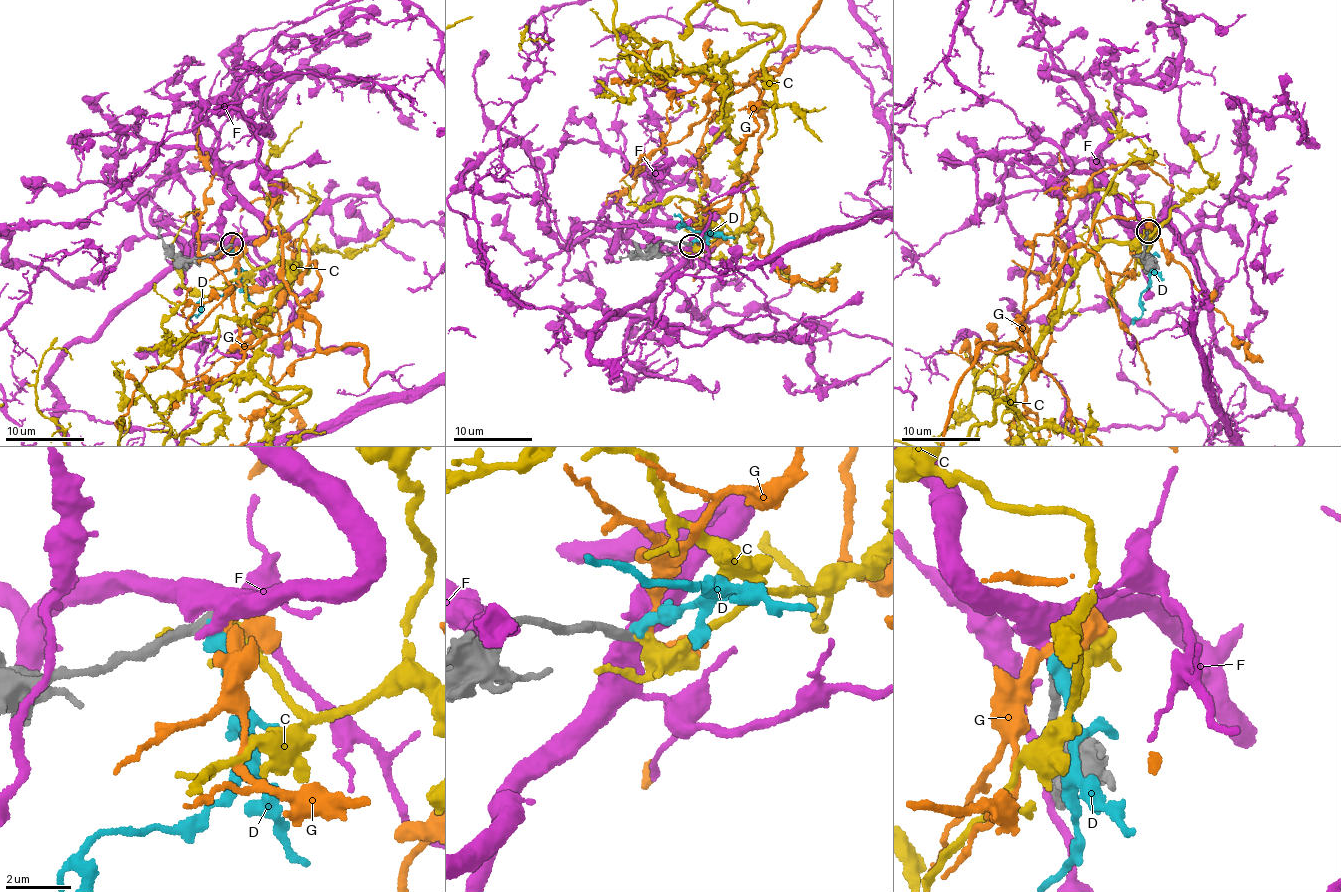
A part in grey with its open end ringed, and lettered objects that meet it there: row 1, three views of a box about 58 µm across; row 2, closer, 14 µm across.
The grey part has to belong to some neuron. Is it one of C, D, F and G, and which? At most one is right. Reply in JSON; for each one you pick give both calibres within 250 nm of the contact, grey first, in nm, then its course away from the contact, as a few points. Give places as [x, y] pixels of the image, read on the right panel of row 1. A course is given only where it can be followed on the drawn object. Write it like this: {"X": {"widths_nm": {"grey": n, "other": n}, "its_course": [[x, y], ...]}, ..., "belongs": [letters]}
{"belongs": []}

